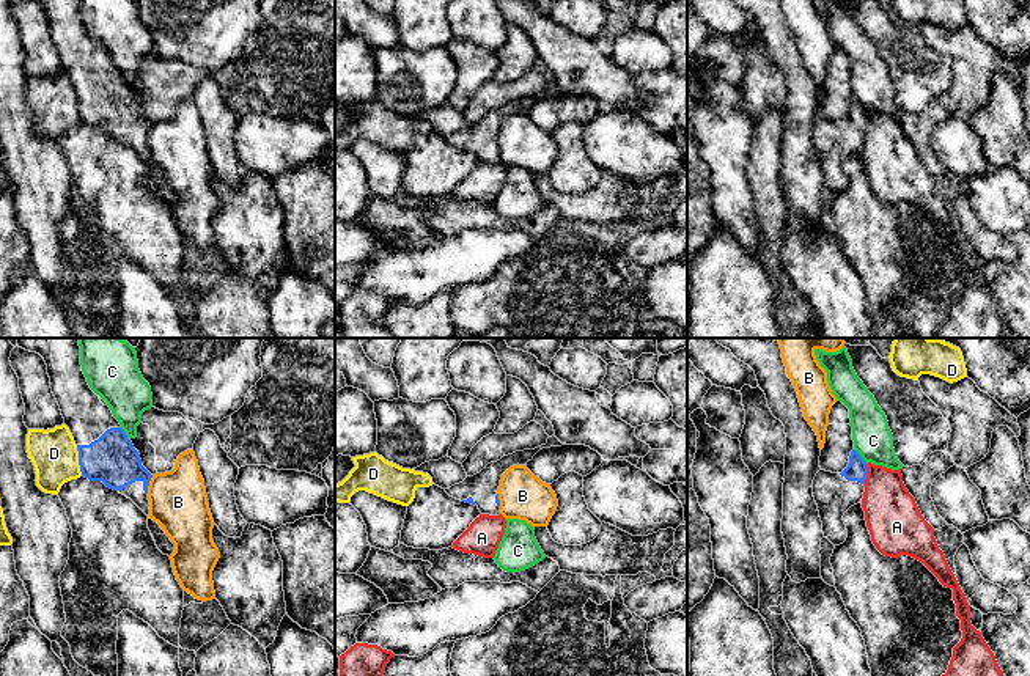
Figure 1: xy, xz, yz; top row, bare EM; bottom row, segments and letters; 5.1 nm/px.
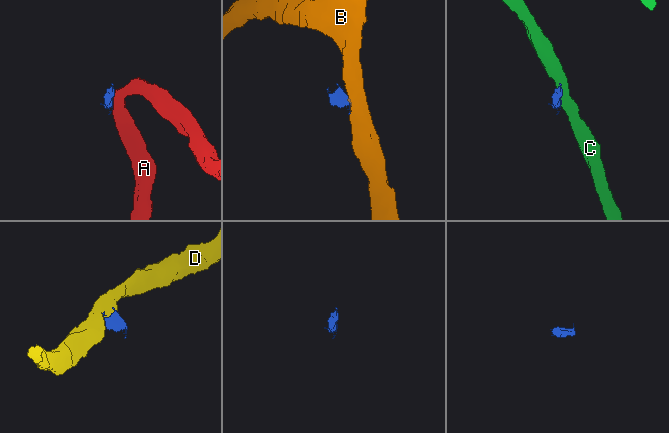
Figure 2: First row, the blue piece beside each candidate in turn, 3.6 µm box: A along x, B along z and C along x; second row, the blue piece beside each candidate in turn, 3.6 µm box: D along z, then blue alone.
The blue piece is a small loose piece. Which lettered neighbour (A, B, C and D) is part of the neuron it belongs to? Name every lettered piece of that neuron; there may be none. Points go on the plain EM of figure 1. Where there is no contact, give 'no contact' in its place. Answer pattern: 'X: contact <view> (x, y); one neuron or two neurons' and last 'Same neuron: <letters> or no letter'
A: contact yz (865, 123); two neurons
B: contact xy (148, 132); two neurons
C: contact yz (860, 104); two neurons
D: contact xy (79, 109); two neurons
Same neuron: no letter

